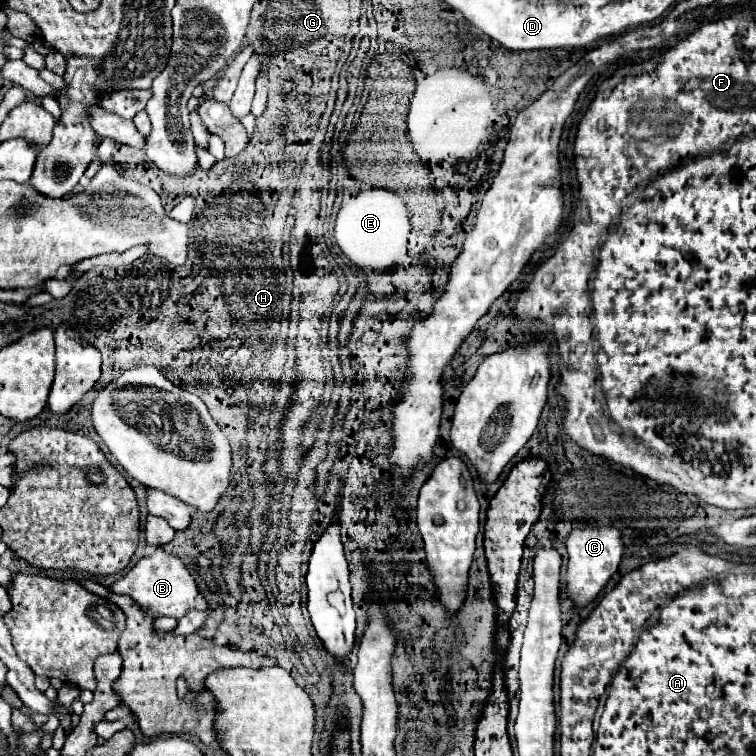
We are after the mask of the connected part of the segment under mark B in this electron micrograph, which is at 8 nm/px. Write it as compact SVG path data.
M160 547L154 551L154 555L142 557L124 577L120 577L108 589L112 593L132 597L134 603L138 603L142 615L146 615L152 621L158 617L180 619L188 611L204 611L208 607L206 599L198 593L198 587L190 575L190 571L186 569L186 565L178 557L162 551Z

